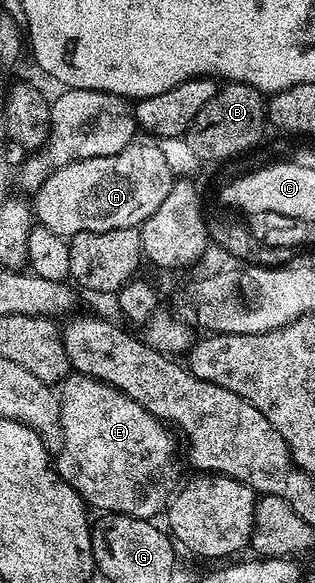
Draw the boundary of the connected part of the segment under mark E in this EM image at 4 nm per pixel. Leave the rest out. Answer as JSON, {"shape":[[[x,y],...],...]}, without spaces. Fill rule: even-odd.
{"shape":[[[72,374],[63,381],[57,395],[63,445],[54,457],[53,467],[62,480],[82,498],[84,504],[92,509],[99,508],[100,513],[120,512],[142,520],[151,520],[158,512],[160,515],[180,483],[172,429],[121,390],[93,377]]]}

